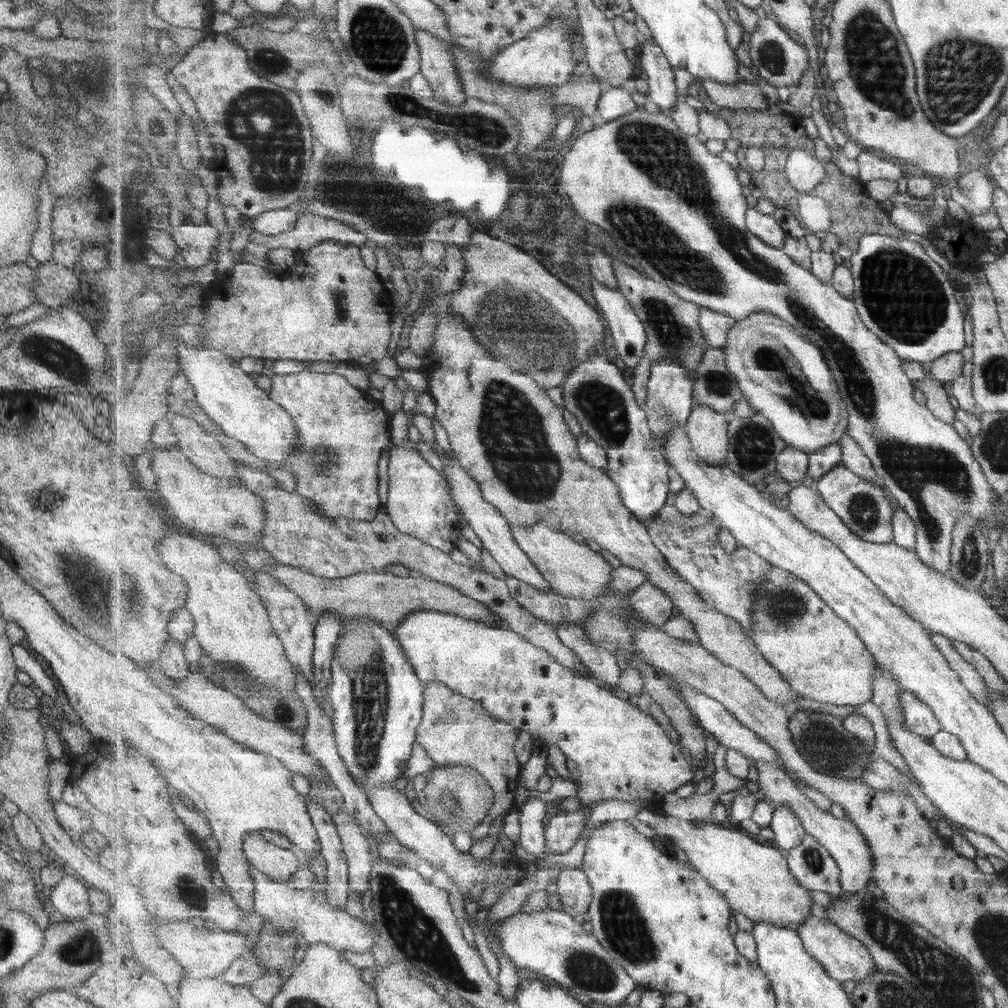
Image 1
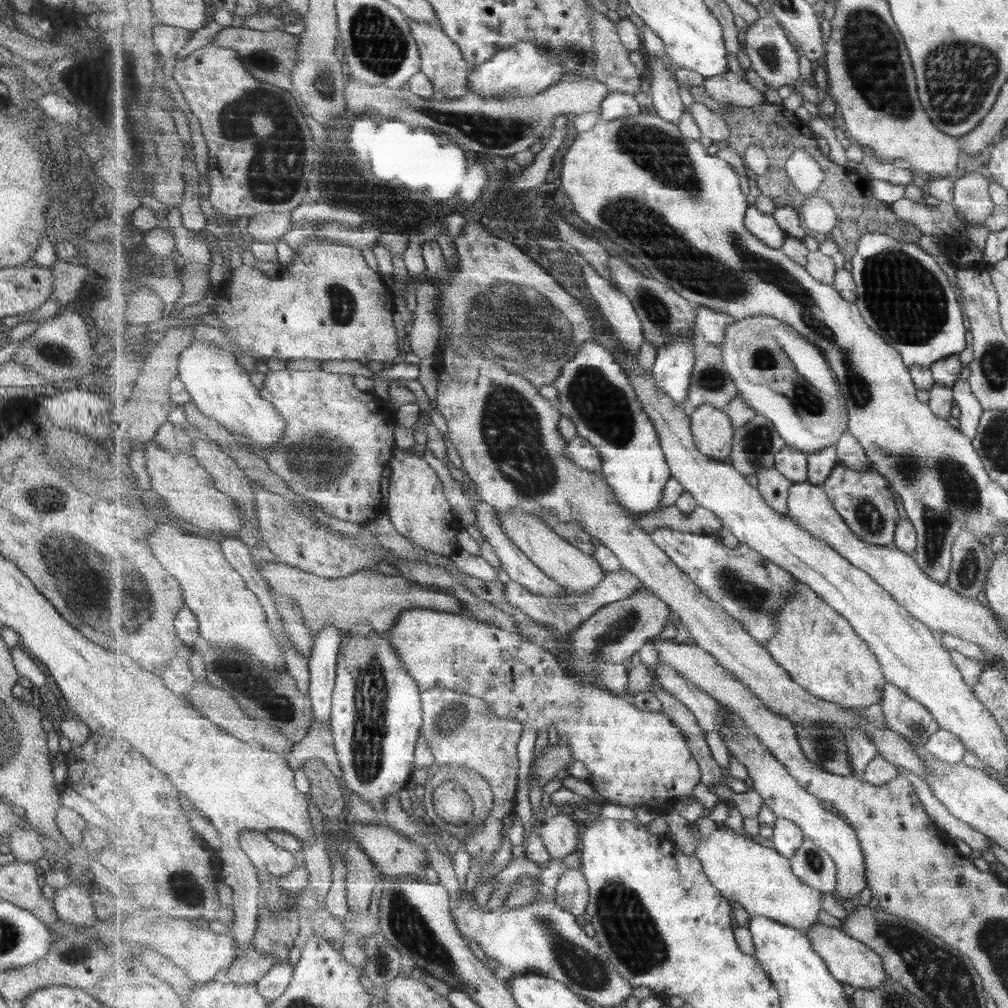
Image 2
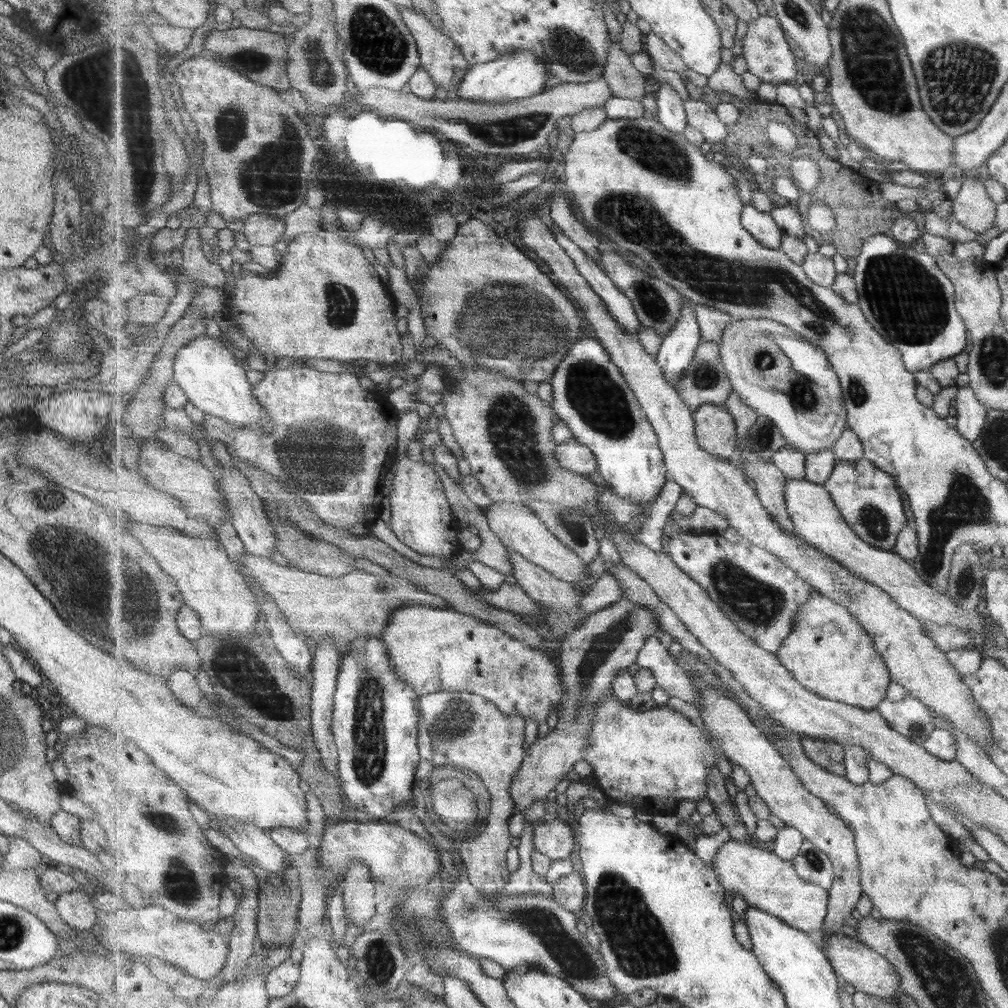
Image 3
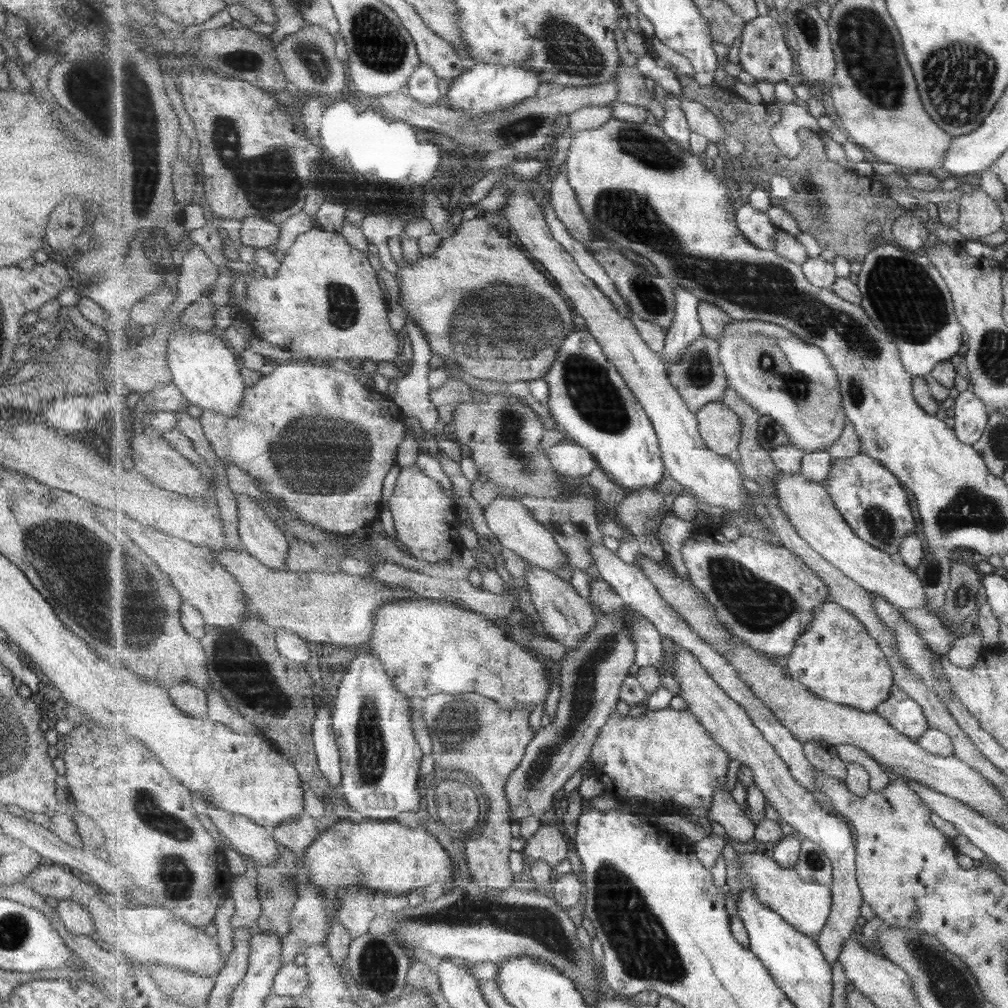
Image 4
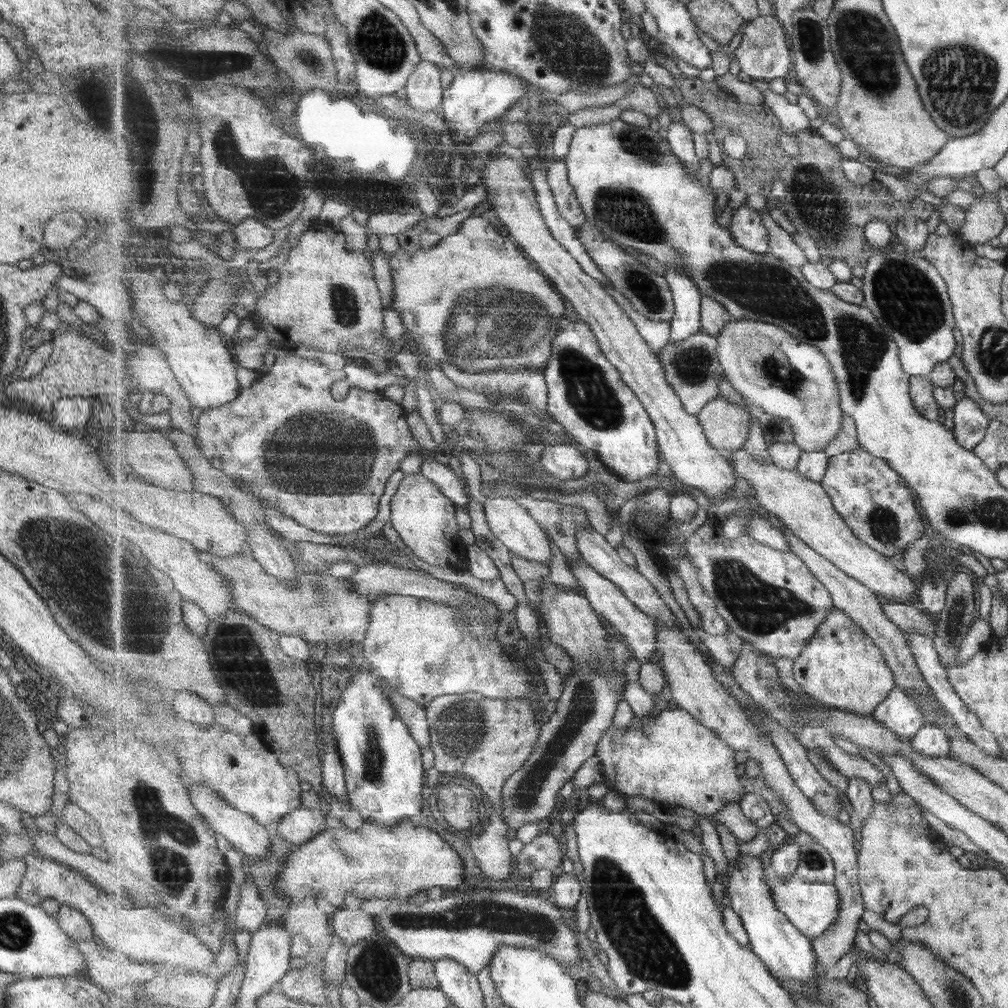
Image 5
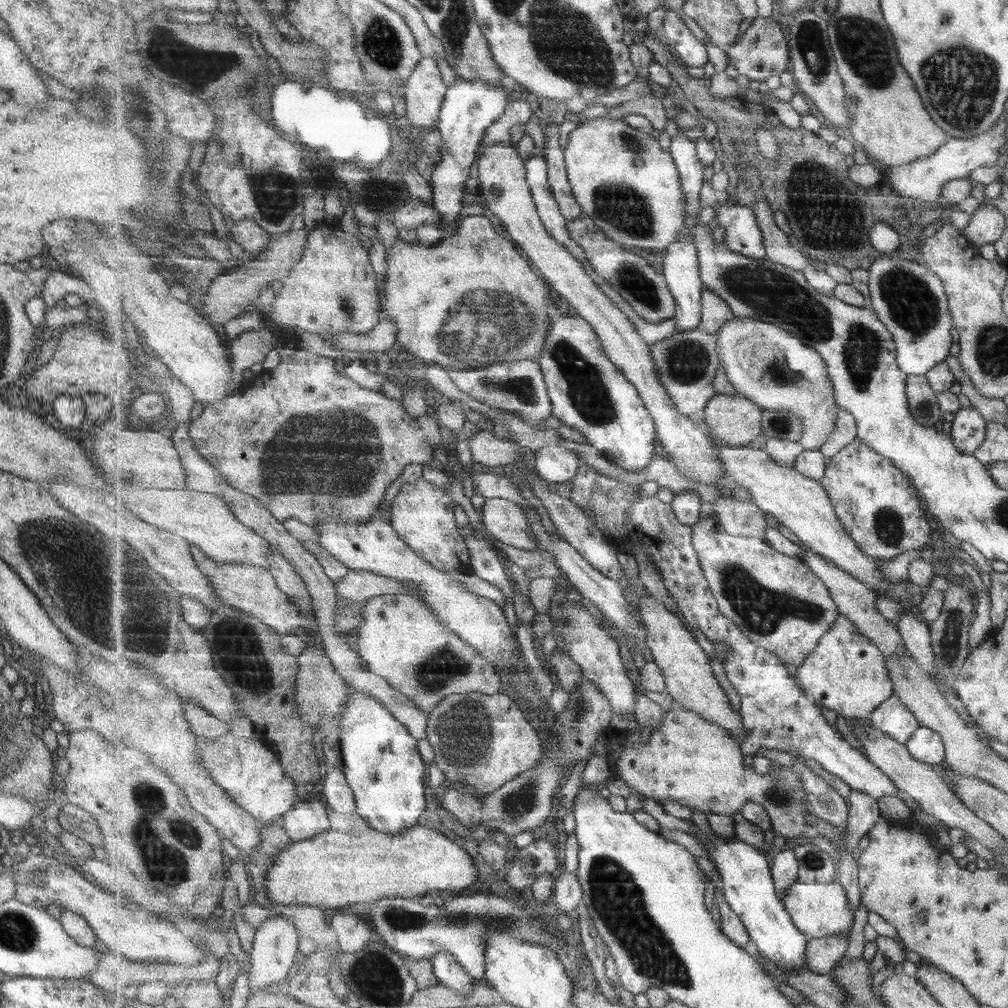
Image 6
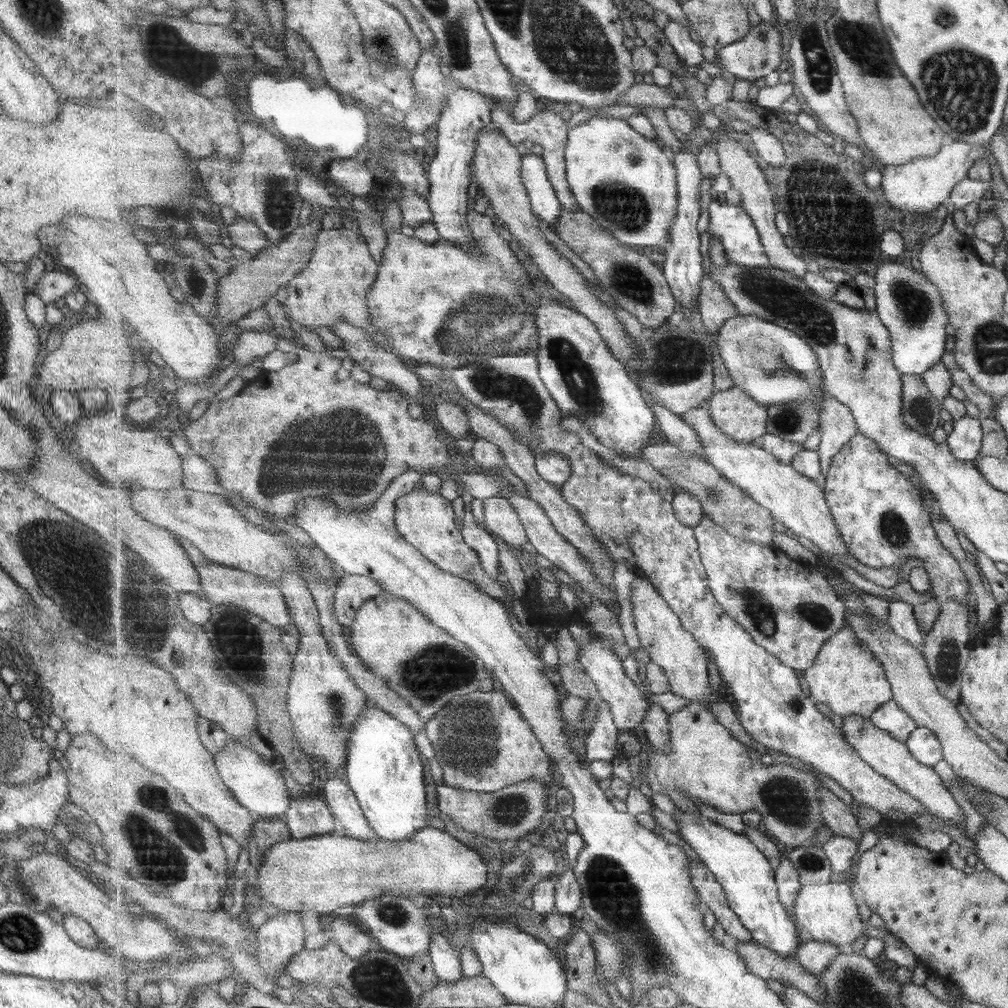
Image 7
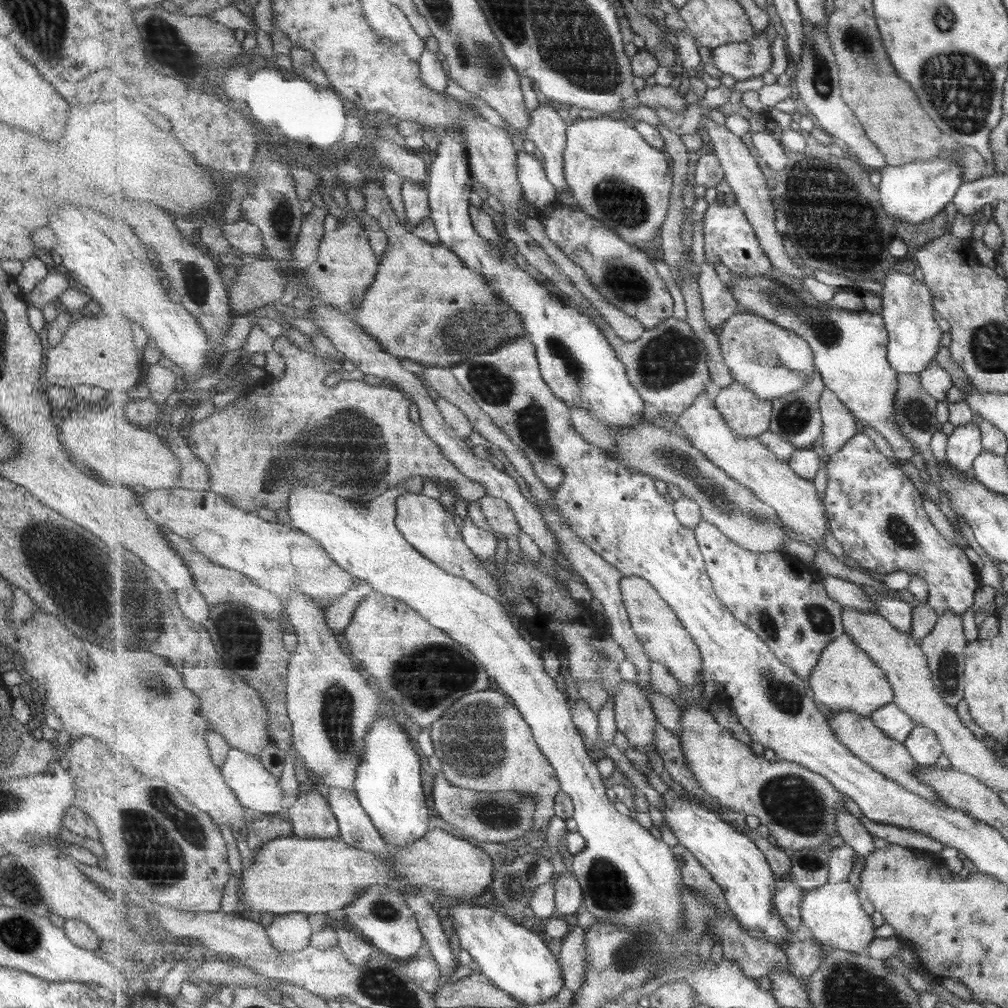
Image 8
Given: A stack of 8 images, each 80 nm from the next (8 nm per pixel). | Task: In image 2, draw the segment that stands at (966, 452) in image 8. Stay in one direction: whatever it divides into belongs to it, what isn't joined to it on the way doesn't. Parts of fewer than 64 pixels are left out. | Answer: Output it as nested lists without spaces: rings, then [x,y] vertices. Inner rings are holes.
[[[965,379],[955,380],[950,388],[952,402],[959,410],[958,431],[971,440],[976,435],[979,417],[982,409],[971,393],[970,386]]]

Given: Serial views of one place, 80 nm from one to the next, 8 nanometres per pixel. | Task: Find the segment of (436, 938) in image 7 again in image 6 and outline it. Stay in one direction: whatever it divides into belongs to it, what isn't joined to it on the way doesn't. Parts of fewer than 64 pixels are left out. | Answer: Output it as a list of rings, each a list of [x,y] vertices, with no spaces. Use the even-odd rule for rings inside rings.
[[[437,952],[430,960],[441,984],[466,997],[473,992],[475,978],[467,974],[465,967],[461,966],[451,952]]]

